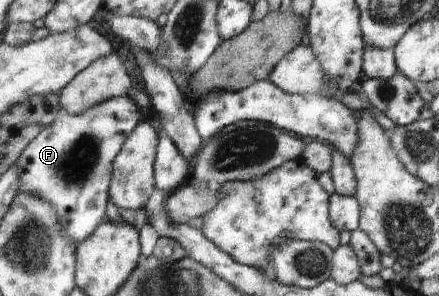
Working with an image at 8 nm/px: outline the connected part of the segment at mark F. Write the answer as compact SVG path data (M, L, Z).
M131 96L113 97L108 101L100 102L83 113L69 114L63 112L27 145L19 155L18 166L18 192L35 193L47 199L58 212L60 221L66 233L77 243L95 232L106 218L108 188L111 182L113 161L127 137L135 126L139 125L139 108L131 100Z

